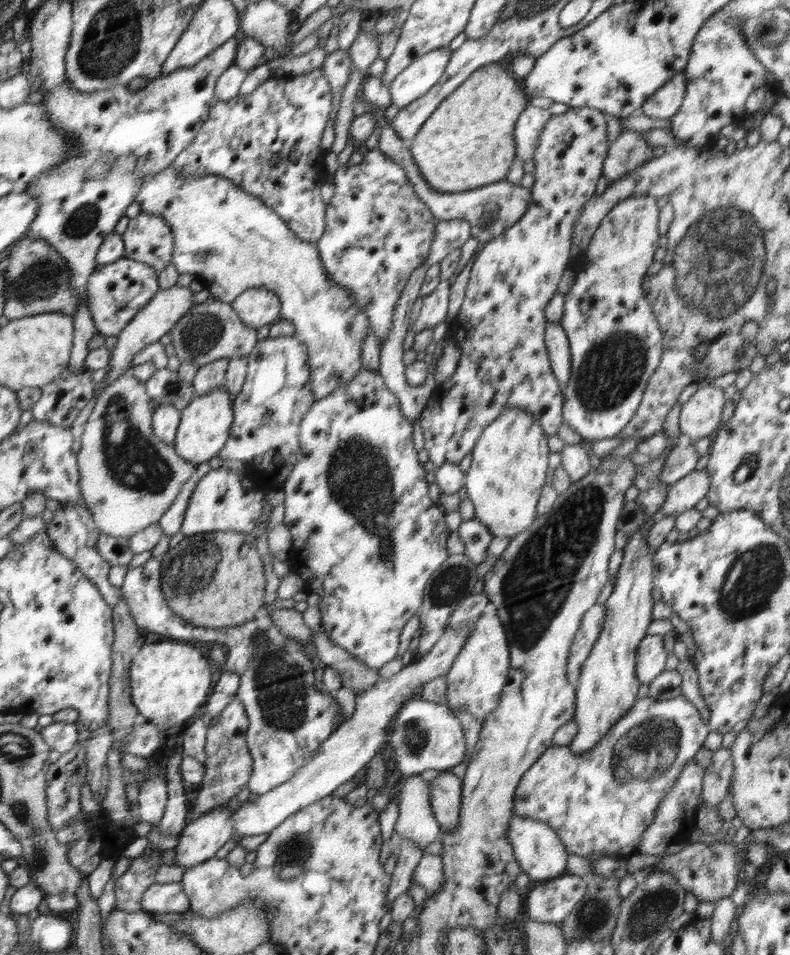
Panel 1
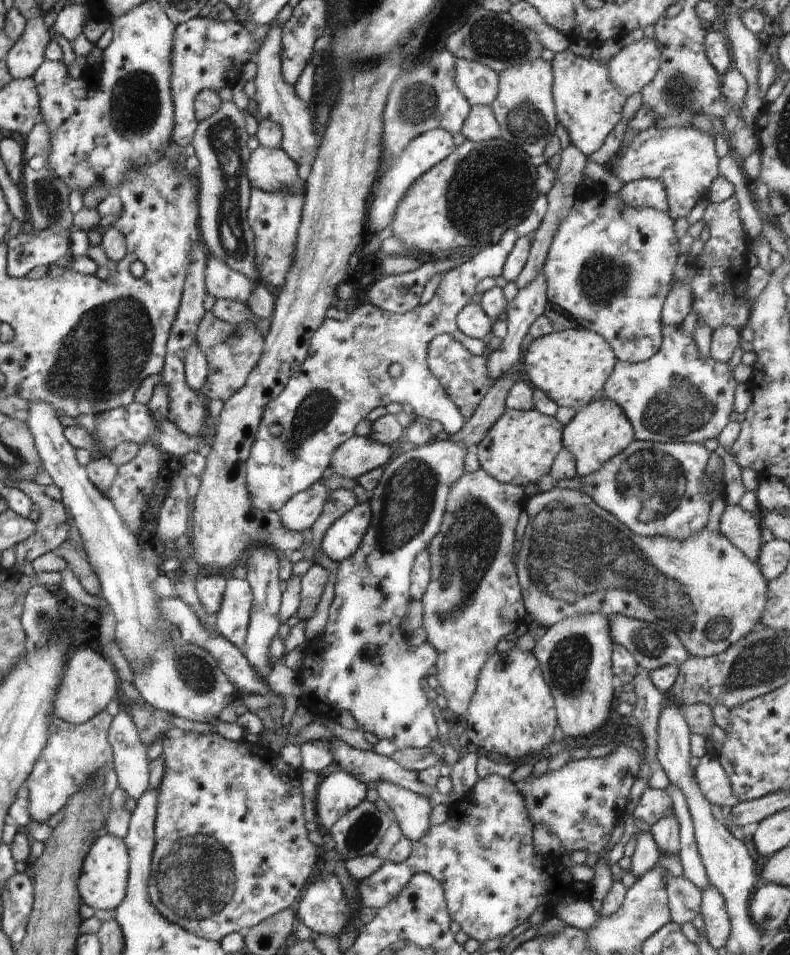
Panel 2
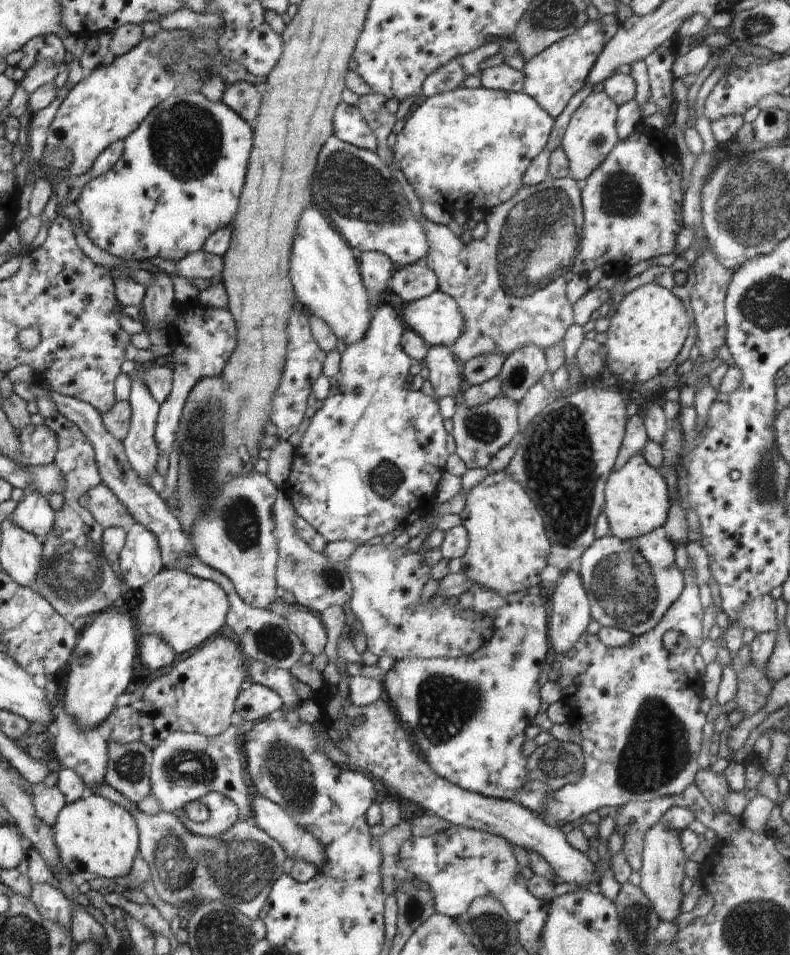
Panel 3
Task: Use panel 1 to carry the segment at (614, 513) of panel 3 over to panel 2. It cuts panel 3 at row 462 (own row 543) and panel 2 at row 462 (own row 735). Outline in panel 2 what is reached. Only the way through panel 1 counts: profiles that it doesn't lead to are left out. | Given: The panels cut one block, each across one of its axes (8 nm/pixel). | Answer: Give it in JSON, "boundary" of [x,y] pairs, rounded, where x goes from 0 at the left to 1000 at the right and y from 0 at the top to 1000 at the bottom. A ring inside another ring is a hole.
{"boundary":[[[763,416],[730,429],[713,449],[711,465],[727,476],[729,494],[734,499],[759,492],[765,484],[785,475],[804,460],[803,448],[787,427],[772,417]]]}

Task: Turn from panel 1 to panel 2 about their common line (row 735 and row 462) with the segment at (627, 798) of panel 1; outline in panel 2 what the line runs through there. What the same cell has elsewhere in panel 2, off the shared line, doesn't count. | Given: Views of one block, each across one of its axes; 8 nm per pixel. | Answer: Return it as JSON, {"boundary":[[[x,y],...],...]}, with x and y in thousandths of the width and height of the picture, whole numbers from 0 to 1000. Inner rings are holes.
{"boundary":[[[803,460],[787,473],[785,473],[785,475],[773,480],[770,484],[765,484],[759,492],[754,492],[754,494],[749,494],[749,496],[742,496],[742,498],[734,499],[735,510],[733,514],[749,523],[761,533],[780,540],[780,542],[787,549],[791,549],[803,559],[814,562],[841,561],[841,563],[851,563],[851,565],[861,565],[861,568],[863,568],[863,565],[873,563],[876,559],[881,559],[884,555],[889,555],[889,553],[894,552],[894,547],[896,547],[896,536],[899,536],[899,530],[903,523],[901,519],[894,515],[894,511],[891,511],[889,505],[891,505],[894,487],[901,485],[904,480],[904,476],[899,475],[890,465],[825,464],[823,461]]]}

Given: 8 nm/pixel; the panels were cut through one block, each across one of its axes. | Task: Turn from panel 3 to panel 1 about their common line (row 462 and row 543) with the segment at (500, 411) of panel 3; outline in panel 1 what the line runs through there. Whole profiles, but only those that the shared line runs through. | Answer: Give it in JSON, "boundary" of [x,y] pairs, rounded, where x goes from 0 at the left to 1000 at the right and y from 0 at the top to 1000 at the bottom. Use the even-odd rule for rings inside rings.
{"boundary":[[[603,541],[586,546],[582,549],[581,559],[582,576],[604,595],[619,582],[616,575],[625,564],[625,559],[620,558],[616,551],[610,550]]]}

